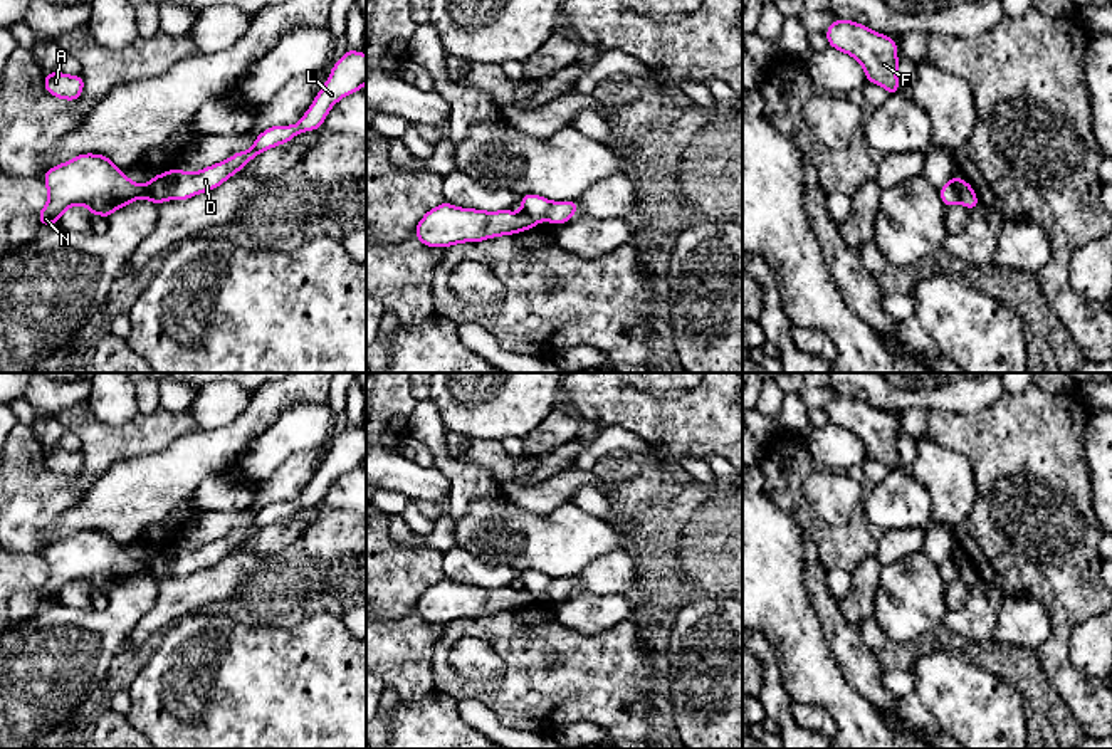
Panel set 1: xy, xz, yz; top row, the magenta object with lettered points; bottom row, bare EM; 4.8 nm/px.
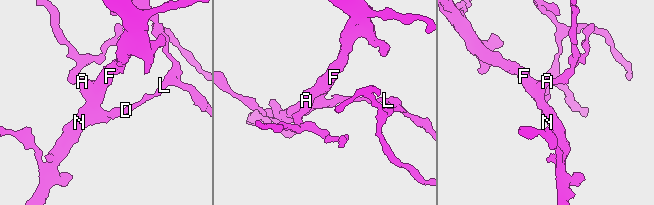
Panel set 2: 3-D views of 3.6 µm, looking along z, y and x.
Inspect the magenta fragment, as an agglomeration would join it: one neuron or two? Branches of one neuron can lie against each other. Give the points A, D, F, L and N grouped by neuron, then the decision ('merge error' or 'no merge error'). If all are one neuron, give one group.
groups A F N / D L; merge error

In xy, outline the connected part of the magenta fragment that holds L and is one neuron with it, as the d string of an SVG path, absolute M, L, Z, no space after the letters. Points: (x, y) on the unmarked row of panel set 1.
M348 425L346 430L333 442L326 460L297 500L270 502L254 516L254 522L250 526L239 527L228 536L207 542L197 549L171 544L166 549L155 551L149 556L151 579L158 583L166 576L188 576L198 569L220 563L262 527L289 519L299 509L321 505L331 484L344 472L363 467L365 460L366 432Z

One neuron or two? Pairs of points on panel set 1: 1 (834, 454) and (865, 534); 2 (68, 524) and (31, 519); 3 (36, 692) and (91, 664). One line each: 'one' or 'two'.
1: two
2: two
3: one

